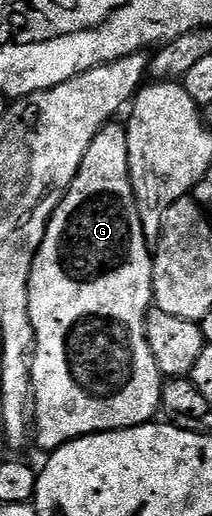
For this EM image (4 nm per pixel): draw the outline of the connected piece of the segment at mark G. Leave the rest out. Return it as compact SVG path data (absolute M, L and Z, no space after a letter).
M121 123L105 124L92 138L84 162L46 227L28 286L34 350L30 381L34 391L32 436L45 450L97 432L151 423L162 407L164 377L146 337L146 316L154 304L154 257L140 222L128 170L128 138Z

